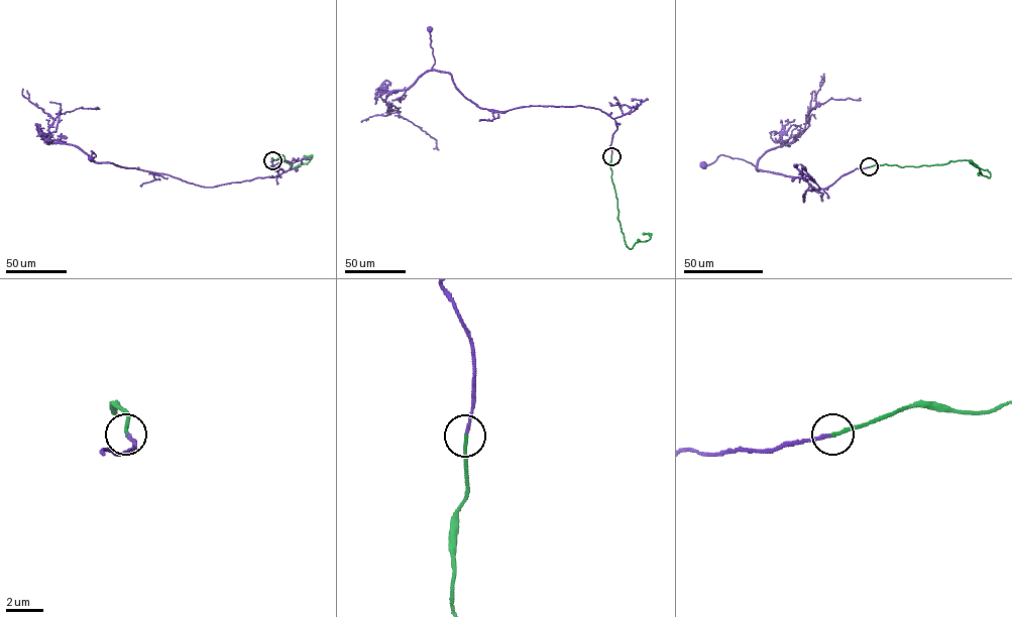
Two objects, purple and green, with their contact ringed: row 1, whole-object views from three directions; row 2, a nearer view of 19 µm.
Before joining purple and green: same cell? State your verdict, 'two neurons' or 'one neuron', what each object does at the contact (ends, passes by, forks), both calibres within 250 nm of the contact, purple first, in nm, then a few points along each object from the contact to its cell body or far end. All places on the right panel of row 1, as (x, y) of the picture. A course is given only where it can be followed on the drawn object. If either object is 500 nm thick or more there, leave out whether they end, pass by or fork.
one neuron | purple ends | green ends | 160/180 nm | purple via (869, 167), (807, 190), (803, 202), (810, 184), (805, 178), (721, 154), (702, 164) | green via (869, 167), (884, 164), (916, 166), (967, 159), (987, 169), (989, 177), (971, 160)

